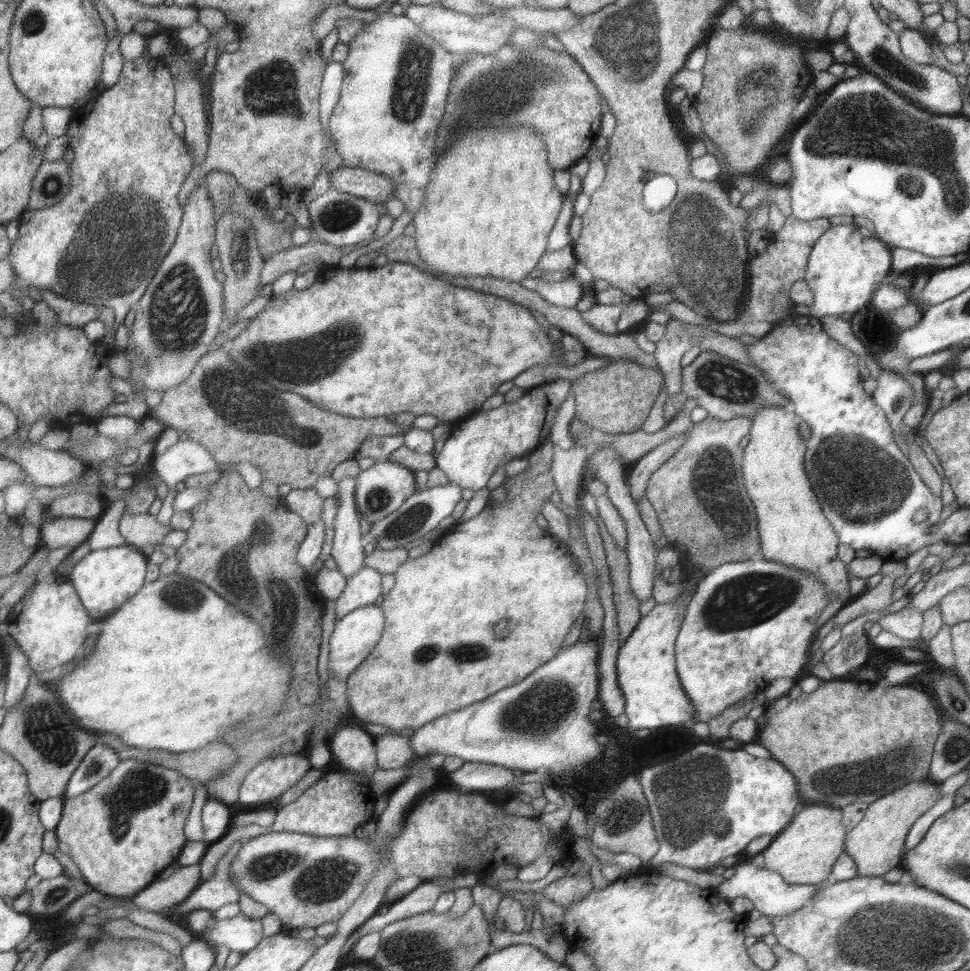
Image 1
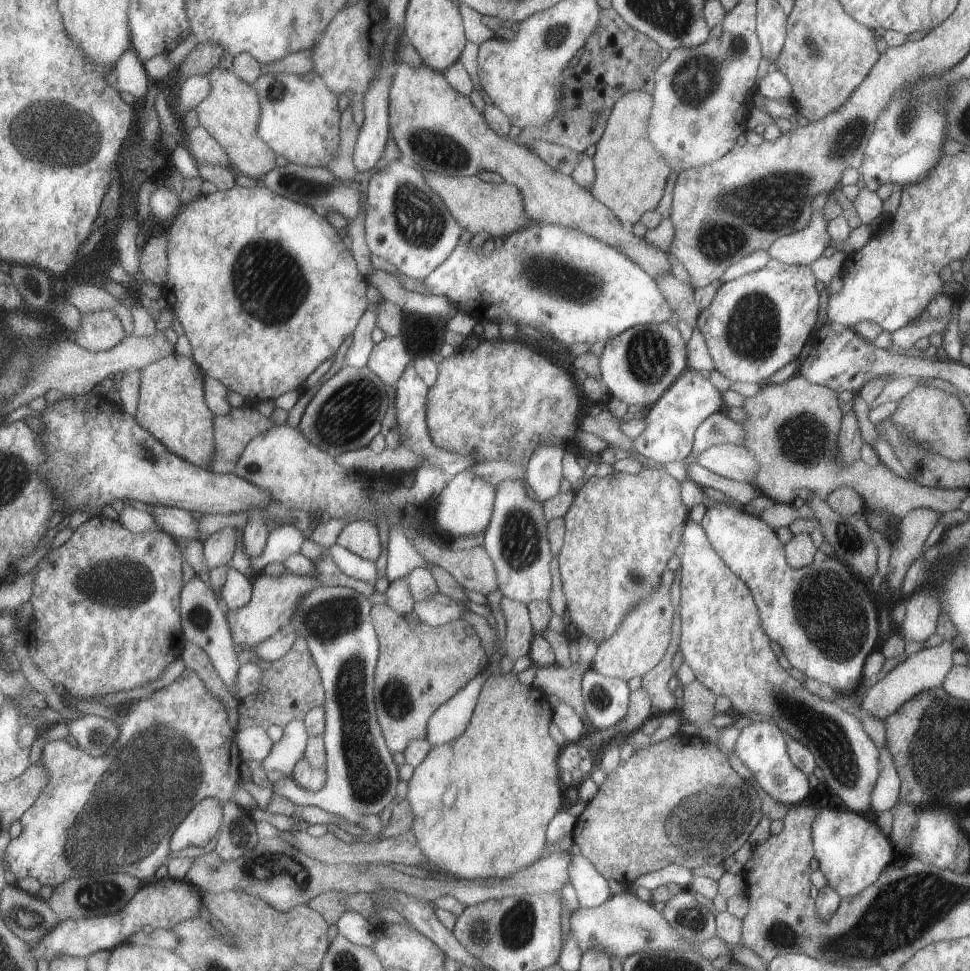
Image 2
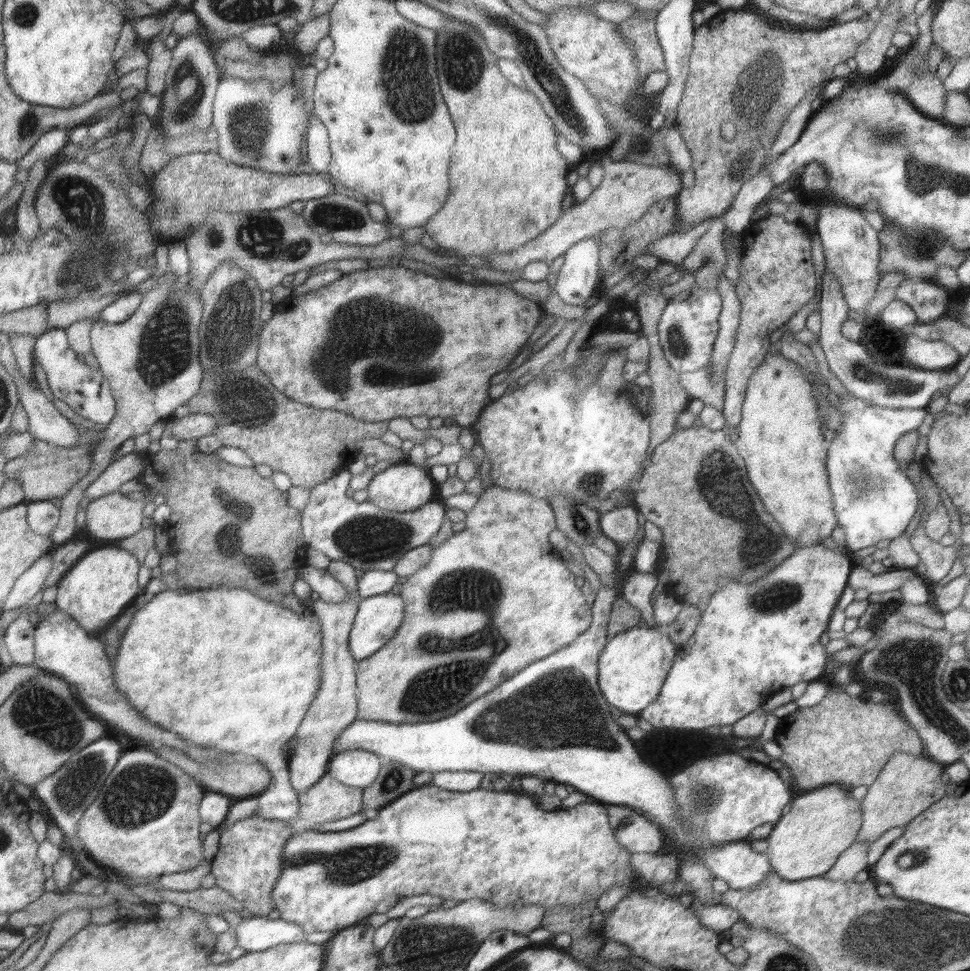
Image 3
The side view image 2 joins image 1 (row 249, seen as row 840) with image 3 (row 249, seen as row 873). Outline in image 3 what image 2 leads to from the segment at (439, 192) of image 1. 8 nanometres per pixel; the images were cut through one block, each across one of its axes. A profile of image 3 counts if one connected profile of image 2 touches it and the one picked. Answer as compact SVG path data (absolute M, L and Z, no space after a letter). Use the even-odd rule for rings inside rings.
M452 19L449 24L441 30L436 31L436 66L438 66L438 78L440 78L440 88L444 92L444 100L450 108L450 114L452 114L452 120L456 124L456 132L458 132L458 138L456 138L456 150L454 150L454 156L452 156L452 164L450 164L450 192L448 193L448 199L446 203L442 205L442 209L438 210L430 221L425 225L426 233L430 235L433 243L436 242L438 246L445 248L447 252L453 250L460 256L488 256L488 254L503 254L504 252L510 252L510 250L516 250L520 246L524 246L524 243L535 240L536 236L549 230L562 216L562 200L566 196L566 190L568 190L568 182L566 177L570 171L570 166L558 152L558 134L552 119L548 117L540 101L532 92L526 92L518 86L512 86L512 82L508 82L504 78L503 74L500 74L498 70L498 58L488 48L484 37L478 33L470 24L462 23Z

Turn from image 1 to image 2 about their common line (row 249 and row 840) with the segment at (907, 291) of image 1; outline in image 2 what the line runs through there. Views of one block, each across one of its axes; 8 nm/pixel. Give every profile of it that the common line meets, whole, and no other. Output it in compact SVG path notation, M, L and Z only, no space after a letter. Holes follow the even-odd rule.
M820 807L818 810L820 812L812 822L812 842L819 870L841 898L852 898L876 882L882 870L895 859L896 850L878 824L862 814Z

